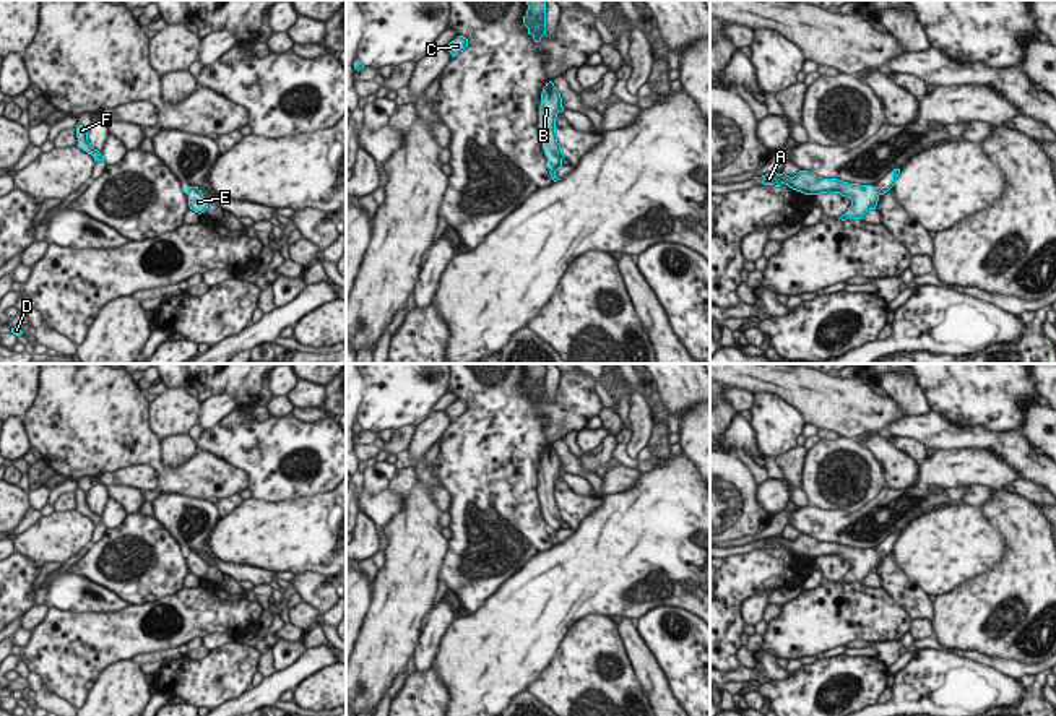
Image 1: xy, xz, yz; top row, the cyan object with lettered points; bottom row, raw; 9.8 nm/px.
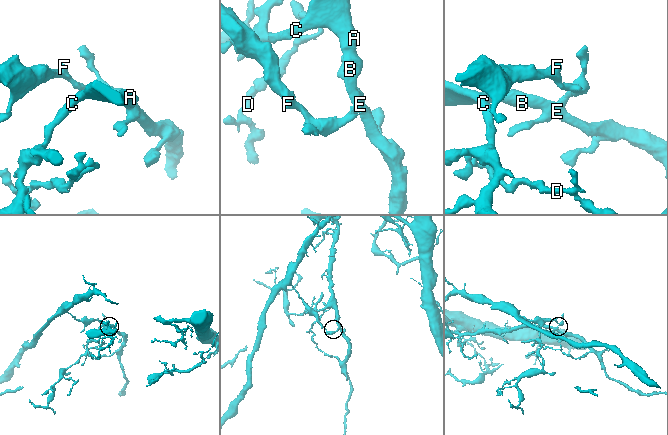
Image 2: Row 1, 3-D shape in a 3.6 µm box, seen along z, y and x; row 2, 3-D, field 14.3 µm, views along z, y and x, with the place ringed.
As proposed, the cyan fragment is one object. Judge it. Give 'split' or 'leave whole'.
split

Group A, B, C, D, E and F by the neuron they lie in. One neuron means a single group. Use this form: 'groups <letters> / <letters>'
groups A B C D E / F

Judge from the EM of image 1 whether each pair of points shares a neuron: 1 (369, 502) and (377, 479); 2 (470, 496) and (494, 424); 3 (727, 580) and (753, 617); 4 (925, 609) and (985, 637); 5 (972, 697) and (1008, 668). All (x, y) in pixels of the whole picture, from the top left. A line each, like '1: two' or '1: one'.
1: two
2: one
3: two
4: two
5: two

